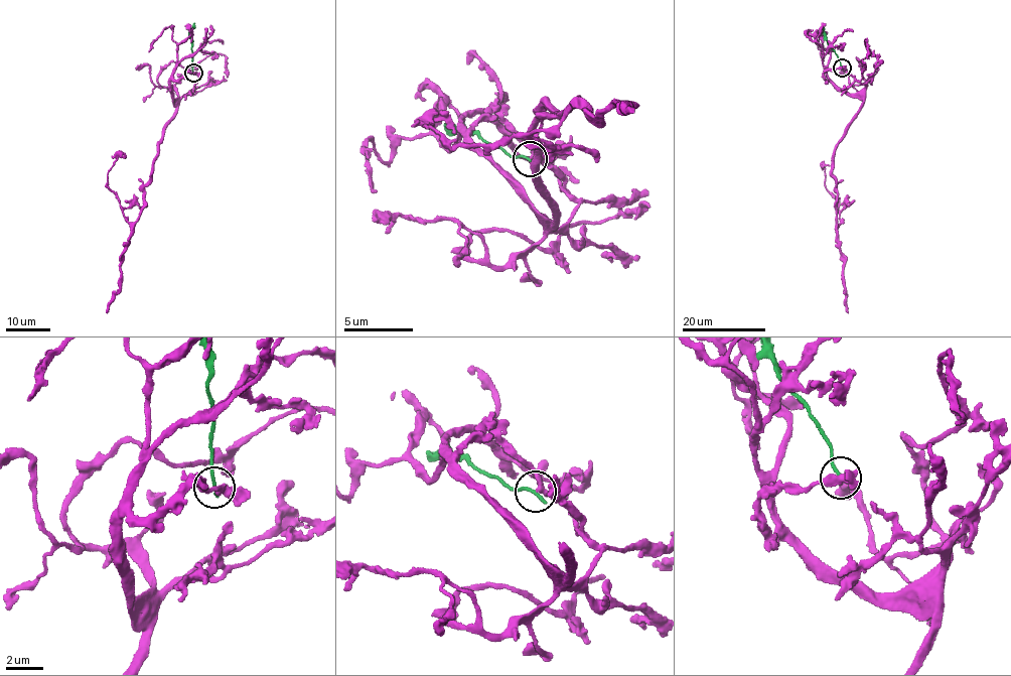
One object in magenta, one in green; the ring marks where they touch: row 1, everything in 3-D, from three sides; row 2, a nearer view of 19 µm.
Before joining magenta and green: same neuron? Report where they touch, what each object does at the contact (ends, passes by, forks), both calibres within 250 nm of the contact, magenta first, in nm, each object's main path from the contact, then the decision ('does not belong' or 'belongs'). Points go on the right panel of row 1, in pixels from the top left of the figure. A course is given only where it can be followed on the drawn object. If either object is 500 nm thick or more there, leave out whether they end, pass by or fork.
place (842, 68); magenta passes by; green ends; calibres 320 and 240 nm; course magenta (842, 66), (824, 72), (826, 81), (862, 99), (862, 105), (837, 143), (833, 171), (848, 312); course green (842, 66), (835, 50), (828, 43), (821, 23); does not belong

